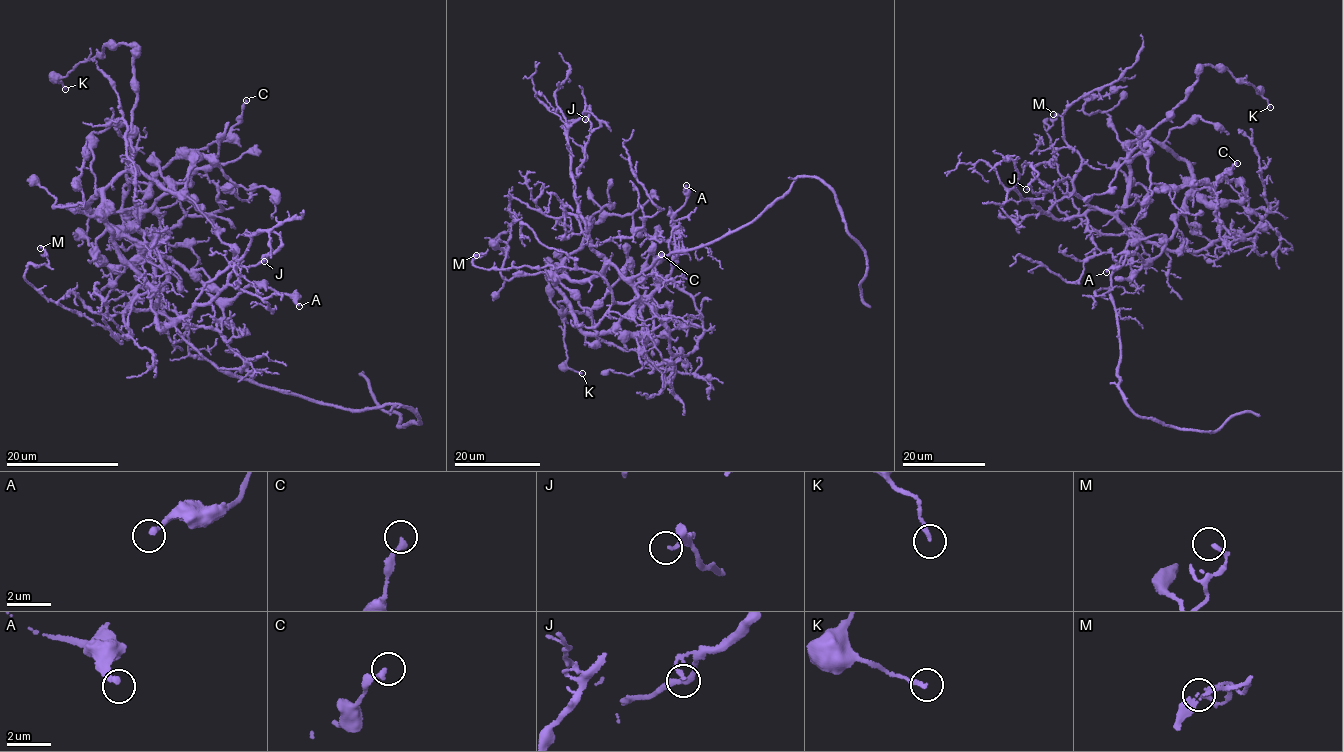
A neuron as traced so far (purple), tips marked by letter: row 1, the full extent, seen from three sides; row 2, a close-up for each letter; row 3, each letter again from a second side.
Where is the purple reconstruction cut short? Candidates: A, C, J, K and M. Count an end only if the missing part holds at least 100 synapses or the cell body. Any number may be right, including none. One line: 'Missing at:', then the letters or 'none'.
Missing at: none

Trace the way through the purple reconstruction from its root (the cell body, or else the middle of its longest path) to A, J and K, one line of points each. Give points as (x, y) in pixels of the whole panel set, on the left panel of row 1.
A: (163, 311), (159, 293), (115, 249), (97, 190), (87, 210), (221, 302), (253, 285), (299, 306)
J: (163, 311), (157, 291), (152, 310), (165, 331), (205, 283), (264, 261)
K: (163, 311), (115, 249), (103, 208), (132, 166), (132, 47), (111, 40), (58, 80), (65, 89)

